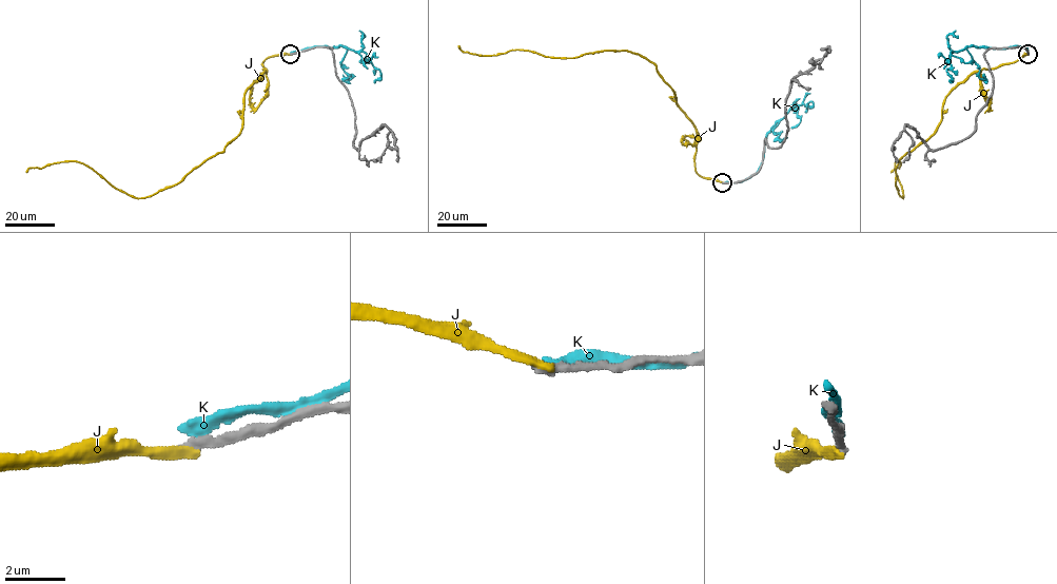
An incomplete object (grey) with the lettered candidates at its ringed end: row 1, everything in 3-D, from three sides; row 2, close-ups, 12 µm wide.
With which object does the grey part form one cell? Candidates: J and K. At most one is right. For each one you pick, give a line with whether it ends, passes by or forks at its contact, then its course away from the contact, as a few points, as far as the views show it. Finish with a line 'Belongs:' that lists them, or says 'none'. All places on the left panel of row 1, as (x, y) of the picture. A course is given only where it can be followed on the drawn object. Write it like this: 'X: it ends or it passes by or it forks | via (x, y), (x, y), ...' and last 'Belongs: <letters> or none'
Belongs: none

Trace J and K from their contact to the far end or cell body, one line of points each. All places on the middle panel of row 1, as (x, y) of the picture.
J: (723, 182), (697, 172), (698, 132), (646, 58), (626, 50), (572, 58), (515, 50), (480, 56), (458, 45)
K: (724, 182), (750, 177), (762, 159), (766, 134), (796, 105), (813, 102), (813, 105), (806, 104)

